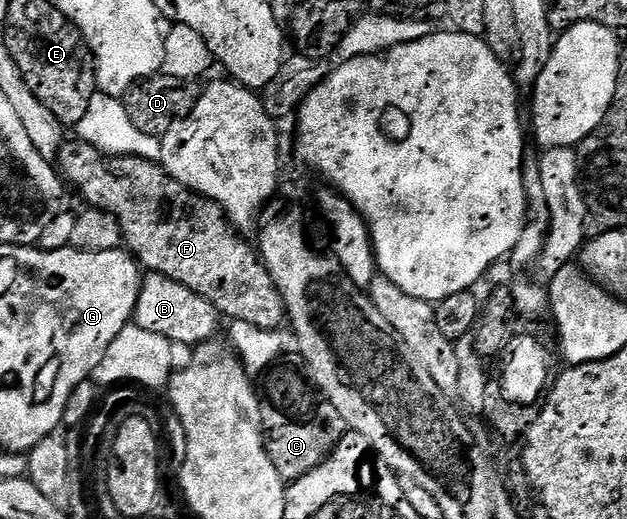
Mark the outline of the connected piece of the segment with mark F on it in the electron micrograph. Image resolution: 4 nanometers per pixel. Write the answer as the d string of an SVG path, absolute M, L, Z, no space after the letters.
M81 141L63 142L56 160L57 170L67 184L82 194L82 199L95 211L112 213L120 221L125 246L136 256L147 272L163 275L188 289L200 293L227 320L243 319L248 325L277 331L287 322L286 306L268 273L268 269L254 251L245 243L237 227L226 217L226 212L216 201L197 195L192 189L180 185L169 175L161 162L140 159L135 155L105 155L100 149Z

